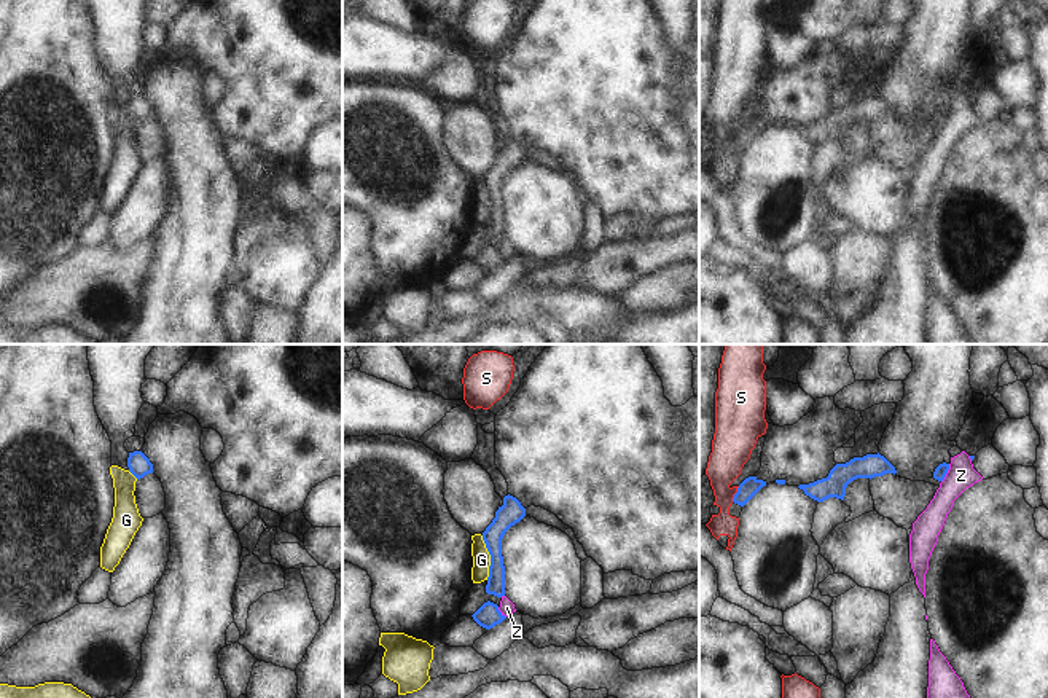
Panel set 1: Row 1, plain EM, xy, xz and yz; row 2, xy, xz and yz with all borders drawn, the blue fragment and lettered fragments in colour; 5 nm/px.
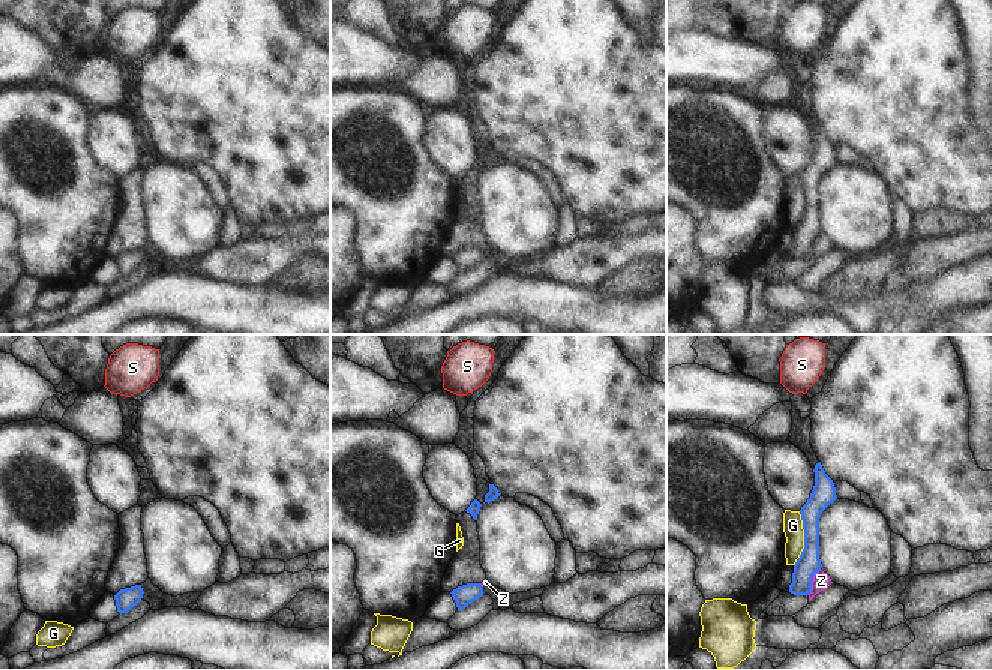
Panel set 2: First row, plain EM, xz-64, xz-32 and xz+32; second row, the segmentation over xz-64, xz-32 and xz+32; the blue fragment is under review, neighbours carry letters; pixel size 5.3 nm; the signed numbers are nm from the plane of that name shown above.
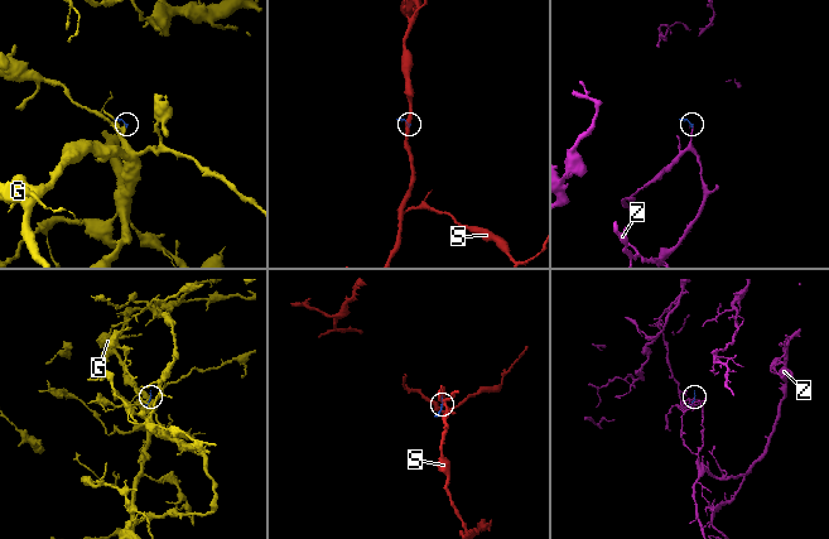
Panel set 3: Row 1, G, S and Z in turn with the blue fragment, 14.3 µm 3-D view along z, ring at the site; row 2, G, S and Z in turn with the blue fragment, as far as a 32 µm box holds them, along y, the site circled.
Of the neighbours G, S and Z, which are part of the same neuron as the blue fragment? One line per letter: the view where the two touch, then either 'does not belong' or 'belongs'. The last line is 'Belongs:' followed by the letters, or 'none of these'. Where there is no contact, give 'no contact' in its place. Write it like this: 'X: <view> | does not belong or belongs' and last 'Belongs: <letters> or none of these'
G: xz | does not belong
S: yz | does not belong
Z: yz | does not belong
Belongs: none of these

